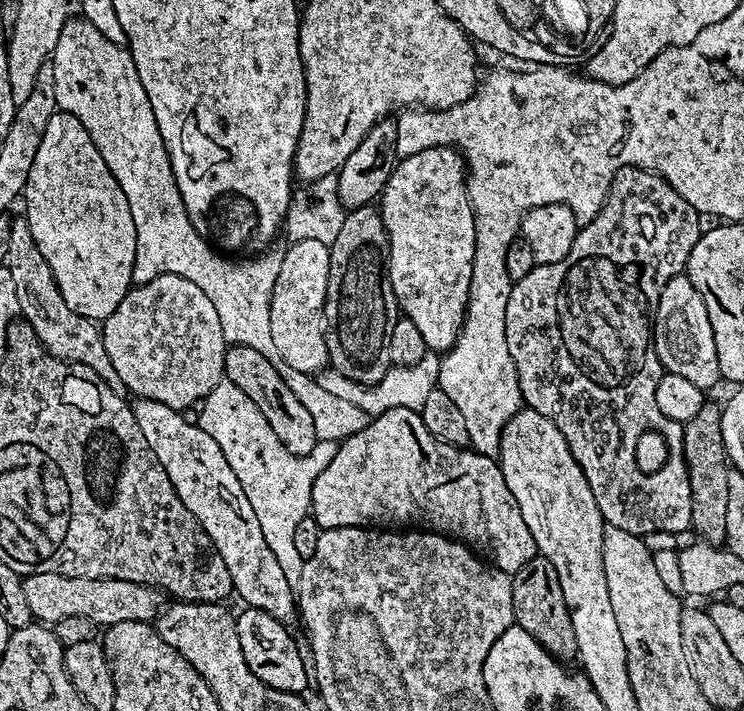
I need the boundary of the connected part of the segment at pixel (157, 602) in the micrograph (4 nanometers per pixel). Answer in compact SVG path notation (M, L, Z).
M34 572L23 577L30 610L37 621L55 626L62 618L90 618L97 626L111 626L118 622L143 620L152 622L166 607L165 593L150 584L125 580L78 578L49 572Z

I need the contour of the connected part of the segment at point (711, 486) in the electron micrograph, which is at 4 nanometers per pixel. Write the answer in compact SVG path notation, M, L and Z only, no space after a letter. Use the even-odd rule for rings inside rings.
M705 402L684 426L684 457L690 478L692 495L692 528L699 539L723 545L726 540L726 510L728 509L728 455L722 442L722 408L718 403Z

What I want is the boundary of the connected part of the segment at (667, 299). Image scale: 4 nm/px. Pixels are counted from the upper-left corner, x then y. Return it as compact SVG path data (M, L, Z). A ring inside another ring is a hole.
M687 275L670 278L658 298L652 321L652 347L664 372L682 374L682 378L705 390L711 390L716 383L721 383L710 314L706 314L706 302L702 302L702 294L694 290Z

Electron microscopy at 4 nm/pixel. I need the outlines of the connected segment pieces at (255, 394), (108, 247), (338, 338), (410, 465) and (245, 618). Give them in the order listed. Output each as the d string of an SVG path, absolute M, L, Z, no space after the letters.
M231 345L224 359L224 374L230 382L234 382L234 386L238 386L238 390L245 392L264 411L266 422L270 422L274 434L278 434L290 454L305 456L318 447L314 419L310 418L309 411L302 406L297 395L286 386L282 374L270 364L270 358L258 354L258 350L250 346Z
M58 110L54 118L50 118L46 134L42 134L42 146L38 146L38 154L34 156L34 166L30 166L30 178L22 200L28 203L26 219L30 232L34 234L46 262L50 262L50 270L54 270L66 306L97 322L114 314L118 302L122 302L134 284L132 267L136 261L136 226L122 186L108 168L96 141L74 114Z
M375 203L351 209L342 223L338 238L330 245L330 282L324 307L324 327L331 367L359 384L377 384L388 369L393 367L390 358L390 333L394 331L394 322L401 315L394 286L390 286L388 235L380 217L380 209Z
M415 408L386 410L381 416L371 417L364 429L341 440L326 470L322 470L314 482L310 512L321 529L388 526L391 520L397 520L400 526L416 526L421 516L429 529L459 538L509 574L526 566L526 562L538 554L534 534L530 534L526 522L522 522L520 508L506 486L499 463L471 447L456 447L438 439L423 425Z
M245 607L243 611L244 613L239 613L236 625L242 638L244 657L248 659L254 674L283 692L303 693L304 687L310 684L310 668L306 663L305 653L304 656L300 653L295 638L288 633L289 625L283 620L274 618L266 610Z

